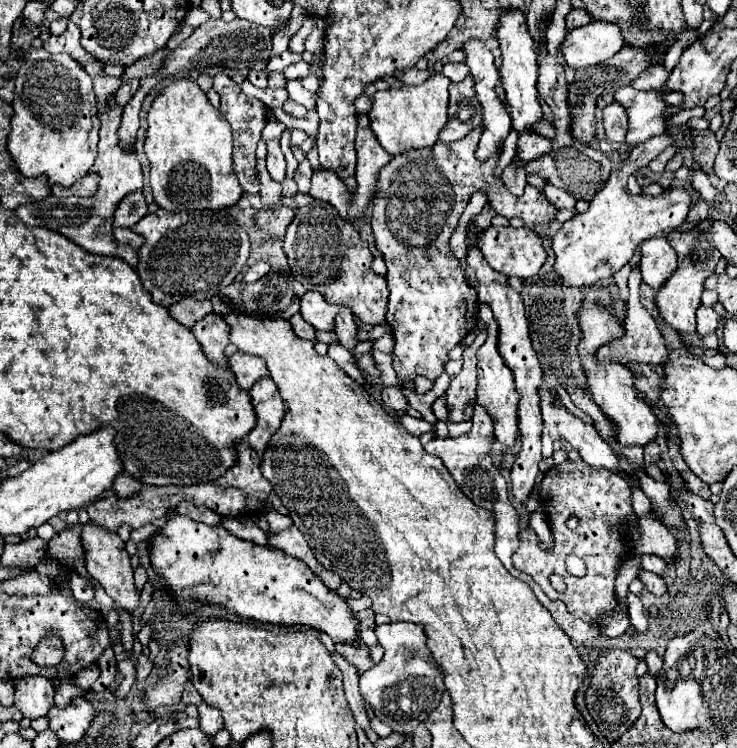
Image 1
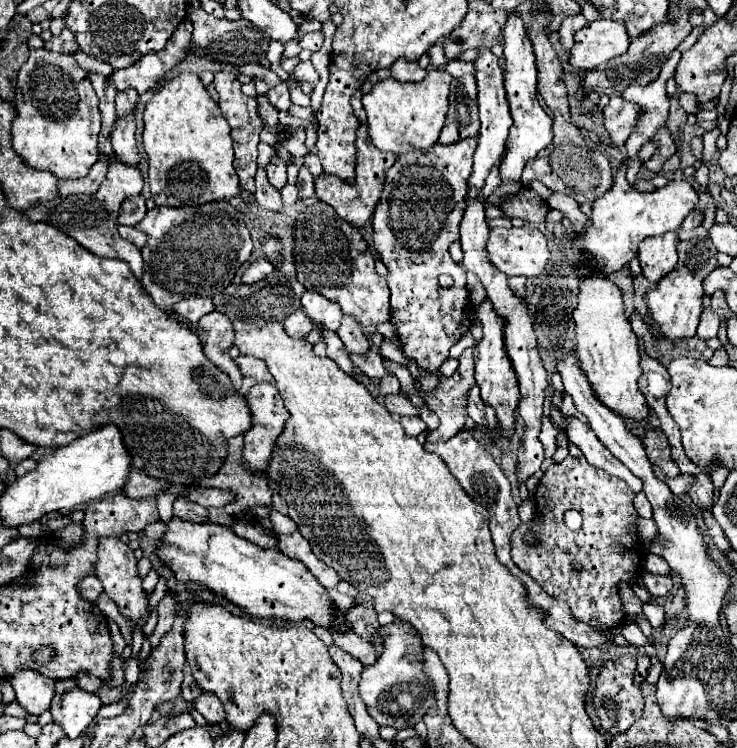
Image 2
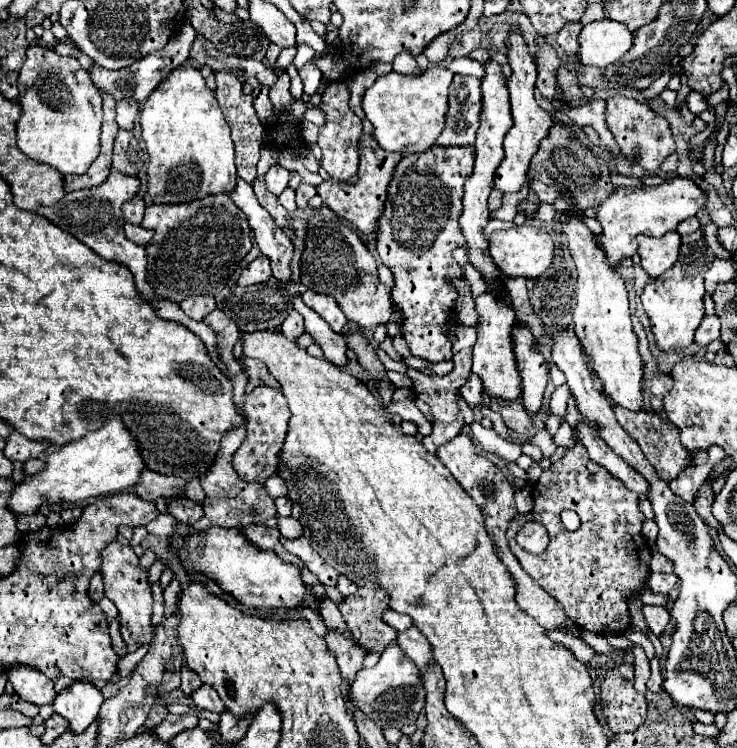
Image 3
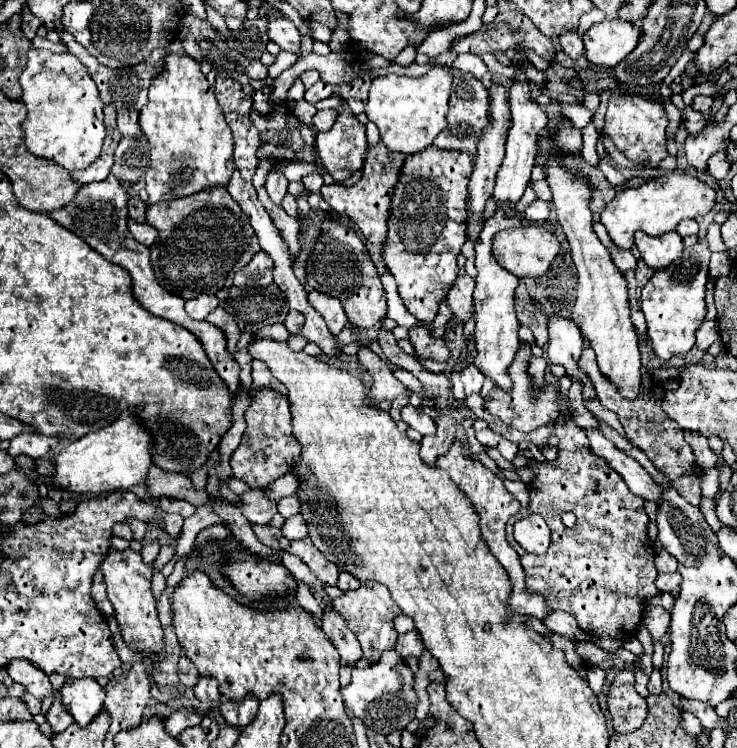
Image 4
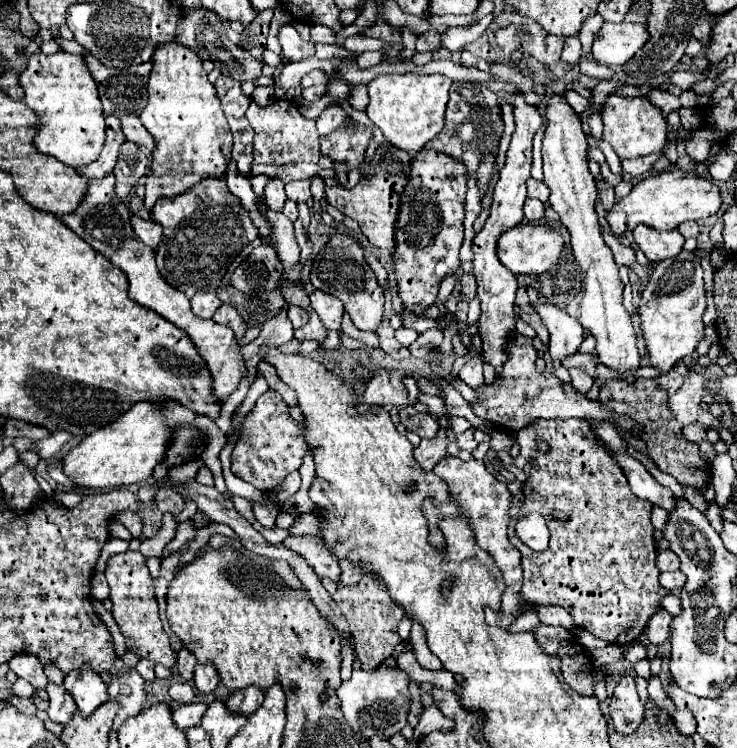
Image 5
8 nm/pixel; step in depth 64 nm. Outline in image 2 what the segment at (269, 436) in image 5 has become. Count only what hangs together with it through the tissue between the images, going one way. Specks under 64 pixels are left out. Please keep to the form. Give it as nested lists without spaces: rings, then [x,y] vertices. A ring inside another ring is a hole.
[[[268,382],[256,384],[246,394],[246,400],[252,412],[252,428],[244,434],[244,462],[248,468],[264,472],[272,454],[272,446],[284,430],[284,422],[288,420],[288,410],[284,408],[284,400],[276,386]]]

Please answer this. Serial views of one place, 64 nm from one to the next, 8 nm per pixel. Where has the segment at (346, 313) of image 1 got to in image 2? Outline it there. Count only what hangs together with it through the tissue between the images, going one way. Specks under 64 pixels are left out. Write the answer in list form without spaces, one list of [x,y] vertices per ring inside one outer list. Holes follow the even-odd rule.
[[[342,316],[342,324],[340,324],[340,330],[336,330],[336,334],[340,336],[340,340],[344,342],[348,352],[366,354],[370,348],[370,342],[364,336],[362,326],[356,324],[356,320],[352,320],[352,316]]]

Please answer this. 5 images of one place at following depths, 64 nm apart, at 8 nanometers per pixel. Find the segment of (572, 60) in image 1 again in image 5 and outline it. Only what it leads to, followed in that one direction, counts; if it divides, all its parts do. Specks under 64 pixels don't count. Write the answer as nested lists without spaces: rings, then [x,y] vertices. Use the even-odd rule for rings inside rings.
[[[604,22],[592,42],[592,58],[598,64],[620,66],[626,64],[646,42],[648,42],[648,30],[644,24]]]

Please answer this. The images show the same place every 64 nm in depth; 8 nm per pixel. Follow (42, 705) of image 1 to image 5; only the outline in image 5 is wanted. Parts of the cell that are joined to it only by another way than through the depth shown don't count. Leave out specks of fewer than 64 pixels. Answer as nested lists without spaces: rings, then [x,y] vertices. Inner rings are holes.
[[[20,654],[20,656],[14,656],[10,662],[8,662],[10,670],[18,676],[18,678],[24,678],[28,680],[36,690],[40,688],[46,688],[48,684],[48,678],[42,670],[42,664],[36,656],[30,656],[30,654]]]

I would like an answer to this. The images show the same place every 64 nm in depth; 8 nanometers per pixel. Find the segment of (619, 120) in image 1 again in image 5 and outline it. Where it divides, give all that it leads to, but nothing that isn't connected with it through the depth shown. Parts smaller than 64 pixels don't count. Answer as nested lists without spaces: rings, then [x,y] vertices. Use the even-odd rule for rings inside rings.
[[[610,96],[606,98],[604,108],[604,140],[614,148],[620,158],[638,158],[654,152],[662,152],[666,144],[666,118],[662,110],[654,106],[647,97],[620,98]]]

